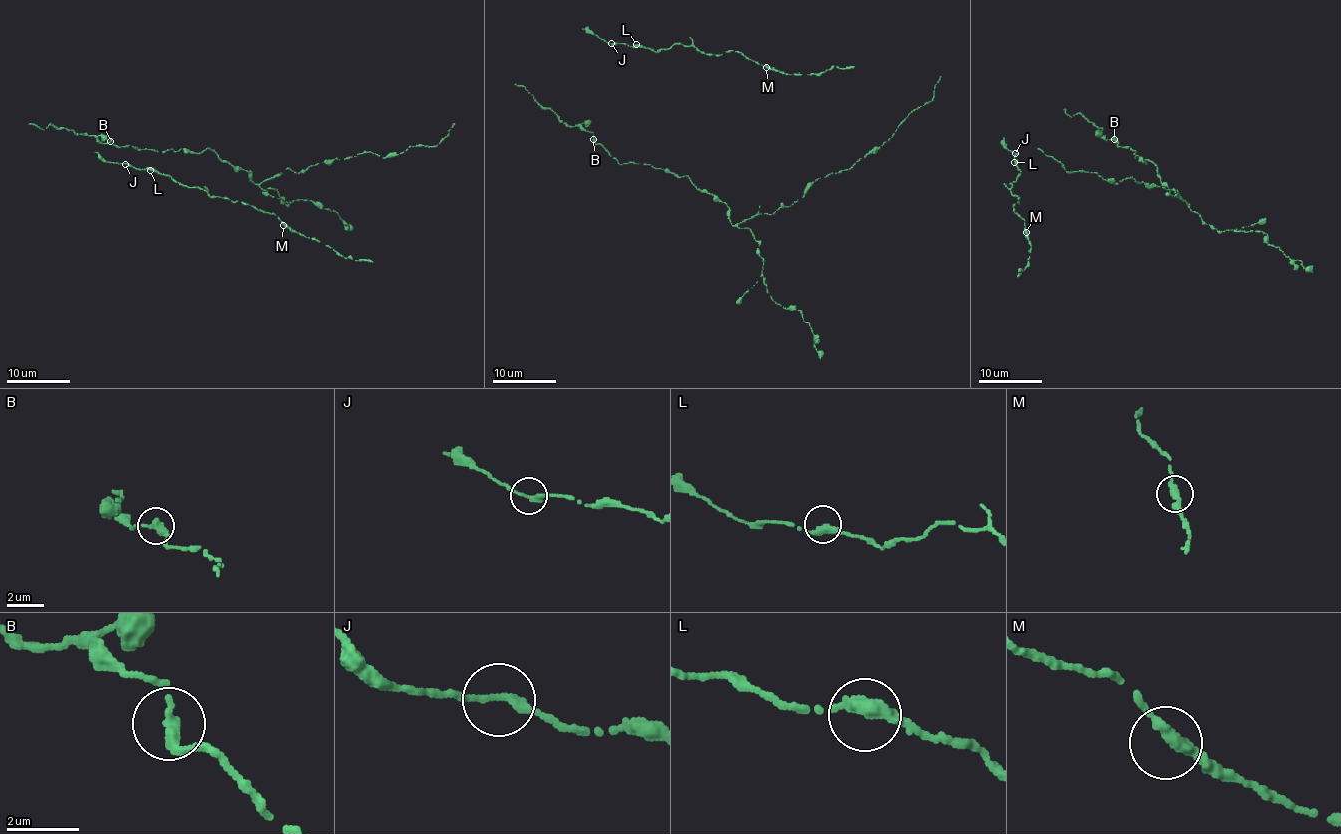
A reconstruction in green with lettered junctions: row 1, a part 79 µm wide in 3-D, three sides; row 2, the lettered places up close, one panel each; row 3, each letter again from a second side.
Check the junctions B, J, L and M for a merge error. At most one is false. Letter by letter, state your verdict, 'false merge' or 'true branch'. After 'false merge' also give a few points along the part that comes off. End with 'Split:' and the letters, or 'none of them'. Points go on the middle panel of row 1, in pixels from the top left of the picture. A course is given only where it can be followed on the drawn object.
B: true branch
J: true branch
L: true branch
M: true branch
Split: none of them

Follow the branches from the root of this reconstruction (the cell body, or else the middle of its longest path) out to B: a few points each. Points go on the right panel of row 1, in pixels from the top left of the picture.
B: (1136, 154), (1128, 146), (1119, 147), (1113, 139)

